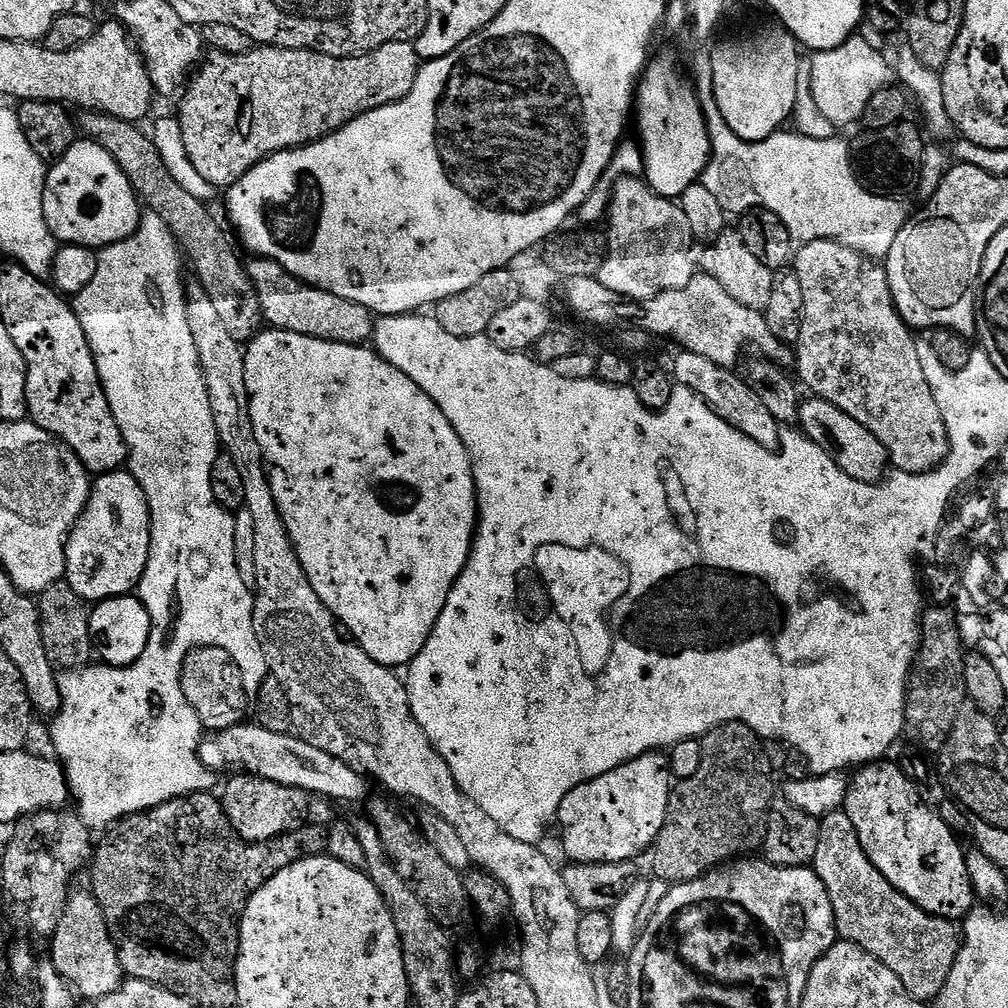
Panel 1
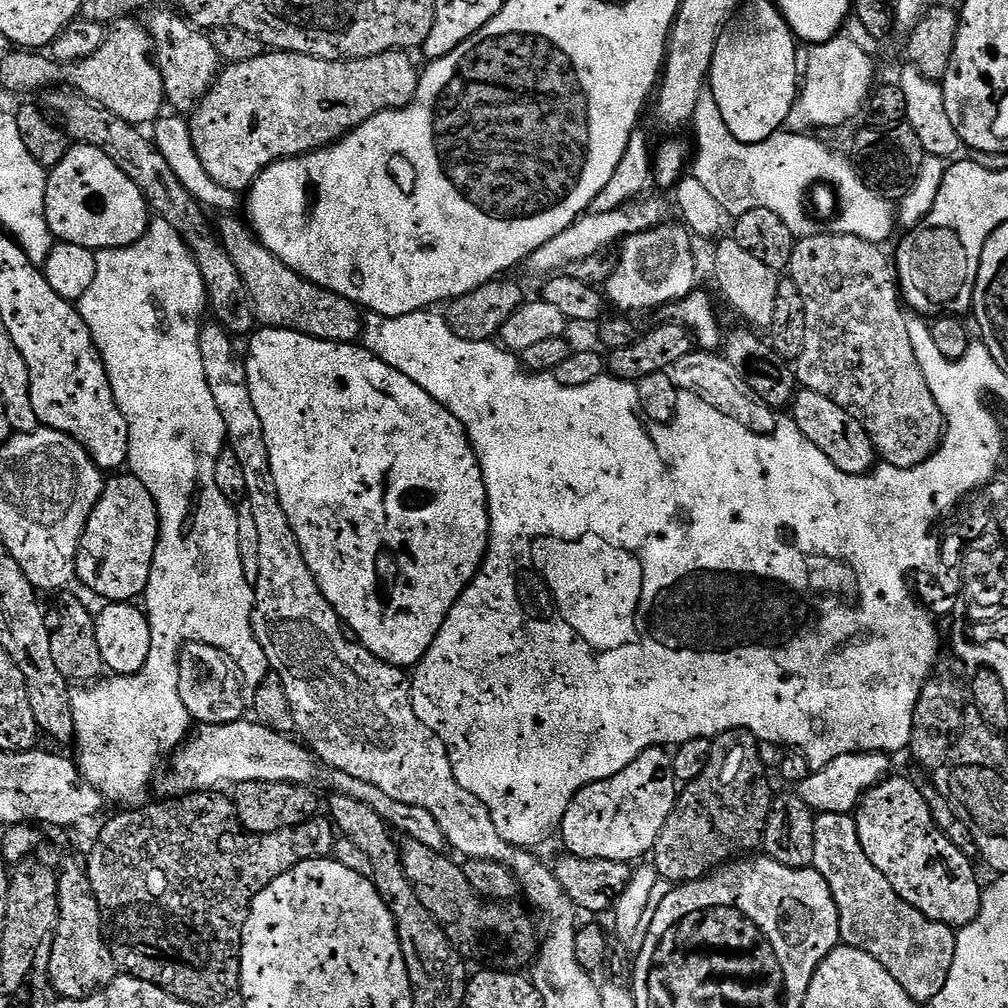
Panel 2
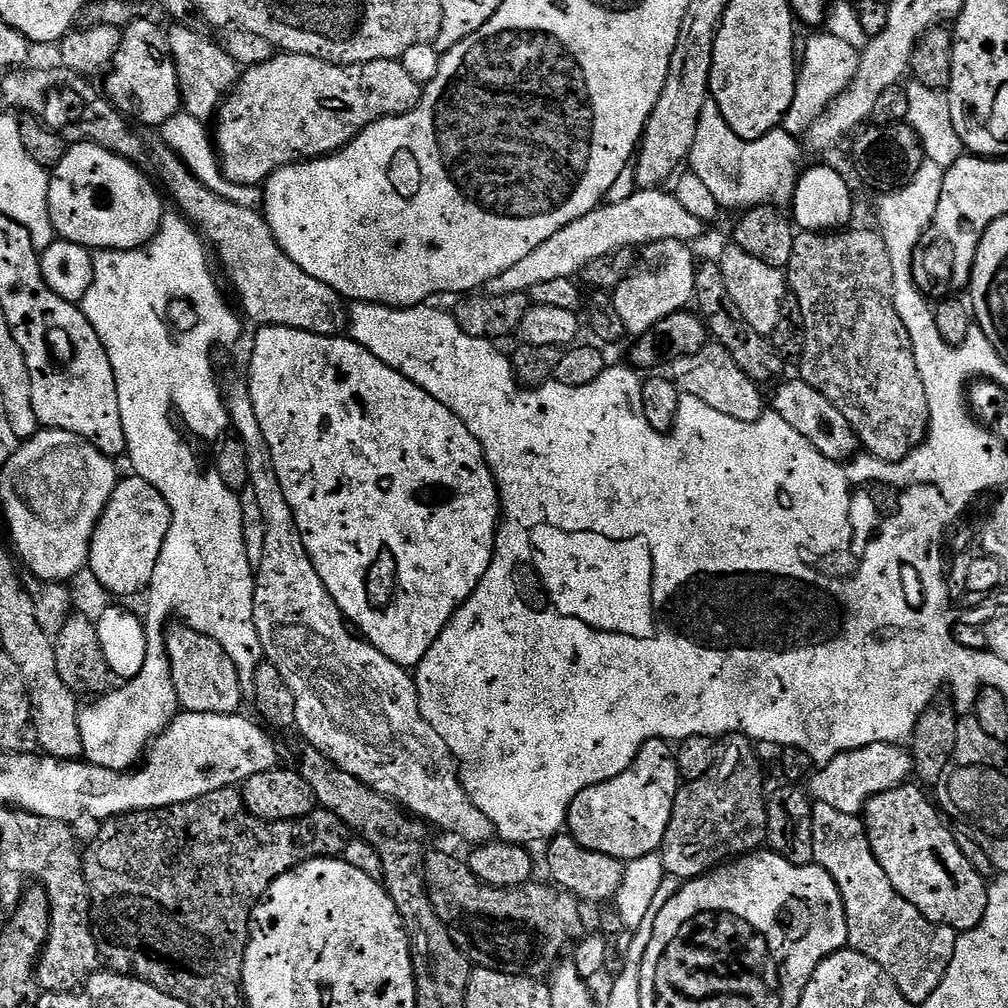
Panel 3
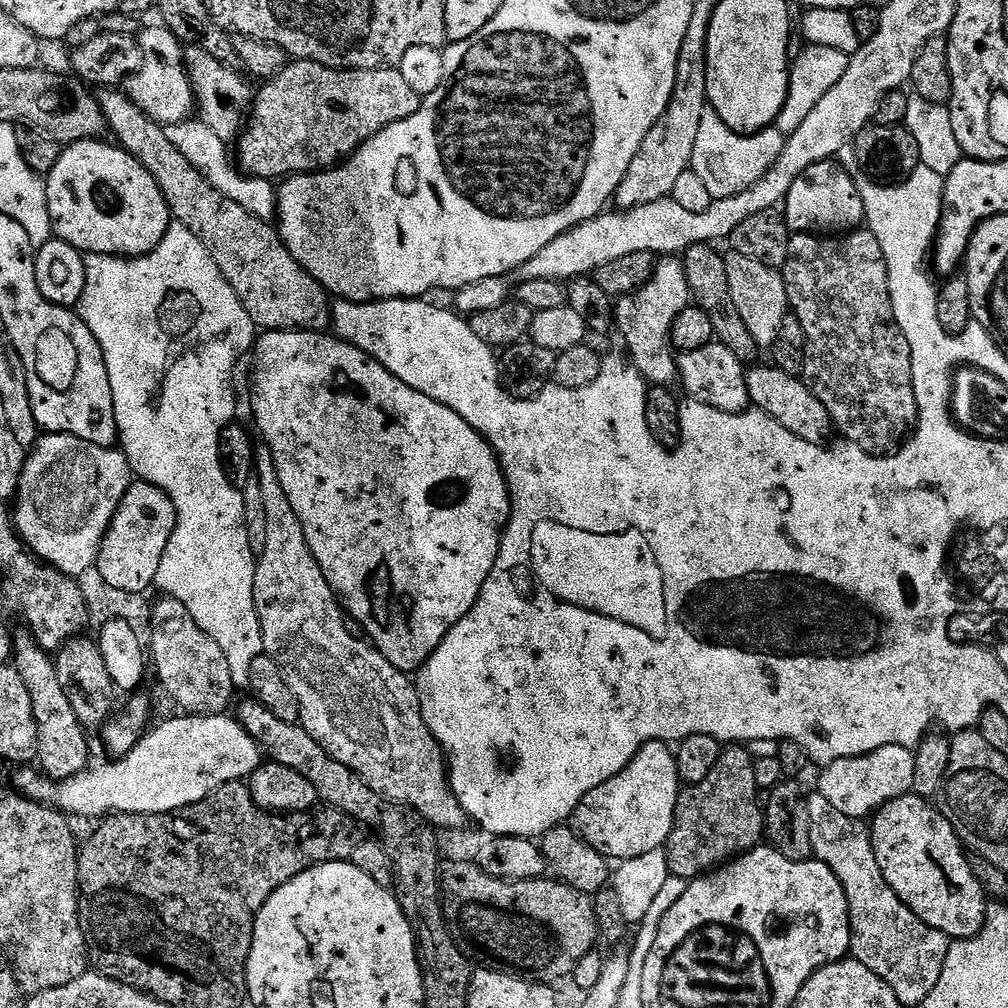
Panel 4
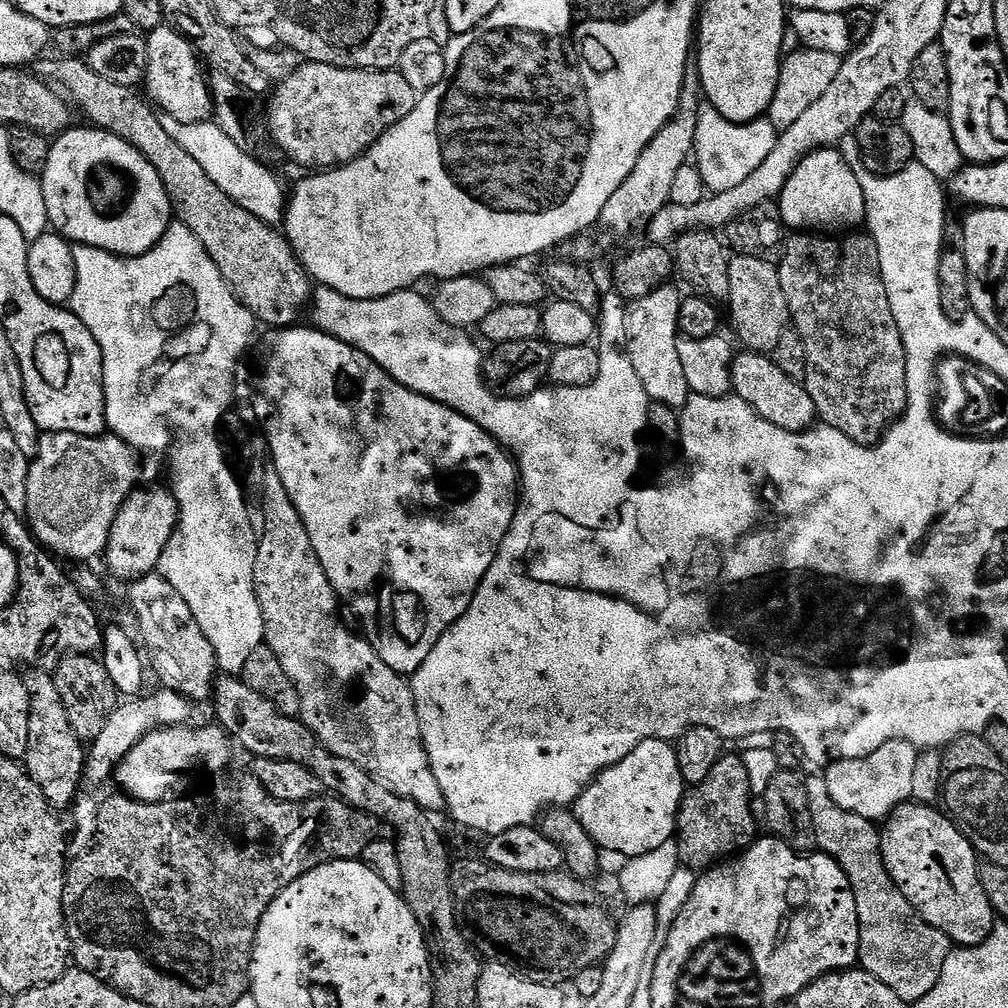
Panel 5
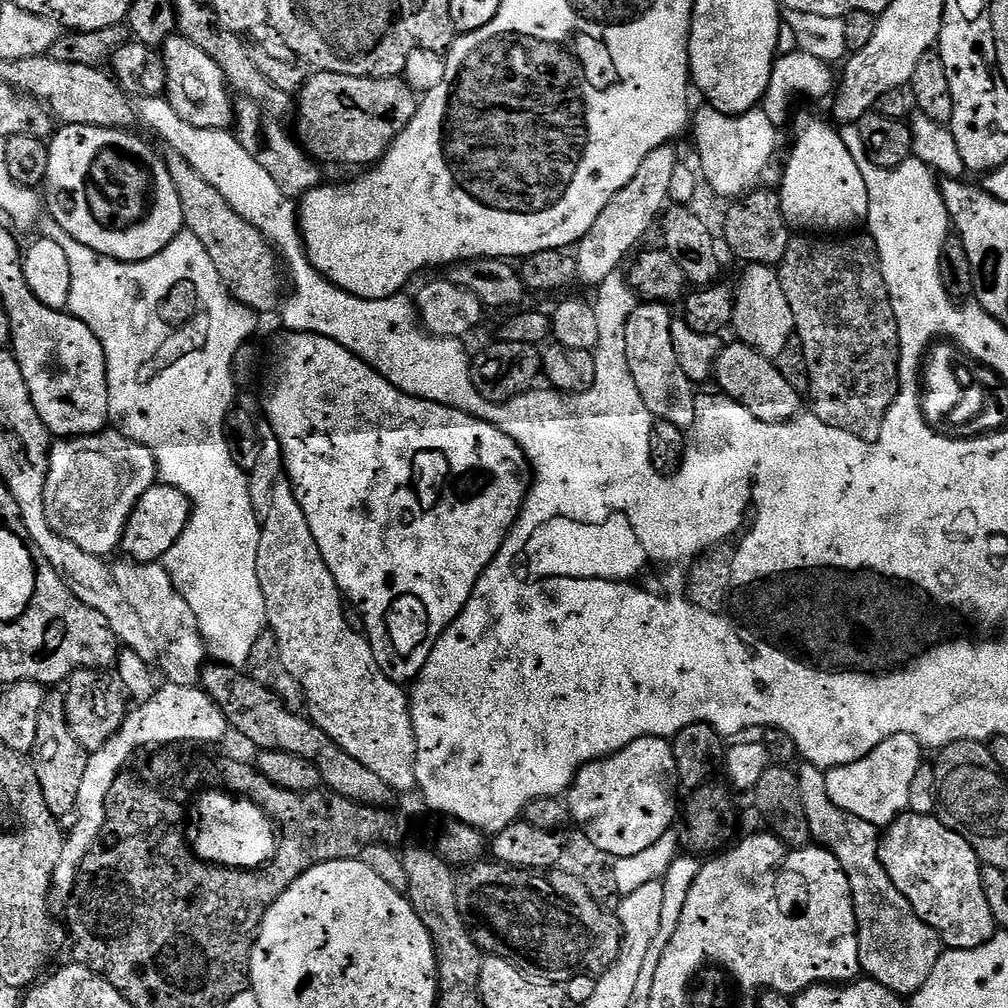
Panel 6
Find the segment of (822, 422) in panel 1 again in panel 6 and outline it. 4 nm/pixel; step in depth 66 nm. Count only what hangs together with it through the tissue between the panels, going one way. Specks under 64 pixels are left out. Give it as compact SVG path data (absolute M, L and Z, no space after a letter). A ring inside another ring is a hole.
M739 342L725 343L720 349L720 356L714 365L715 383L720 383L719 391L728 399L746 406L754 418L762 422L784 424L801 415L800 400L802 394L778 374L775 363L766 359L758 350Z

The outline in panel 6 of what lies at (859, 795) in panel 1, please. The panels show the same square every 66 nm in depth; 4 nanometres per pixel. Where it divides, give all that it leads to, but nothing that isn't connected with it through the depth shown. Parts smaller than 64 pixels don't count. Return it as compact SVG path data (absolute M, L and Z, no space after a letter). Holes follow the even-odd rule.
M903 813L883 829L880 861L918 918L929 924L948 948L977 948L996 935L996 919L990 914L986 890L982 890L980 860L968 839L939 815Z

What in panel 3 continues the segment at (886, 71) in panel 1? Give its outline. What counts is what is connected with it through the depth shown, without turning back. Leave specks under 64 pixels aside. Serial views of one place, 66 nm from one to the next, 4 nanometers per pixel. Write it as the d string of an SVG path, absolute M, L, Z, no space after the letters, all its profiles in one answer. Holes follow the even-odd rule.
M827 34L812 36L802 44L802 59L798 64L794 102L790 102L790 110L786 110L783 131L794 138L800 138L808 131L808 127L819 116L827 112L832 103L854 82L854 74L858 74L860 52L854 47L842 42L839 38Z

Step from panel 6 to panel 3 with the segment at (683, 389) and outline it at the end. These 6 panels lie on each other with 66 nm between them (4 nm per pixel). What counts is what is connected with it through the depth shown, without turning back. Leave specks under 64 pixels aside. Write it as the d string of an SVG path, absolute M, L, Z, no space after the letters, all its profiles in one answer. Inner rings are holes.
M663 240L662 242L645 244L639 253L641 256L640 261L636 264L636 269L633 272L631 269L620 281L620 285L611 293L614 310L618 310L618 314L622 317L624 331L629 337L635 338L646 334L654 326L658 326L658 322L662 322L662 318L675 312L685 311L693 303L696 294L694 278L696 277L698 260L692 257L692 252L688 248L691 247L683 240Z

